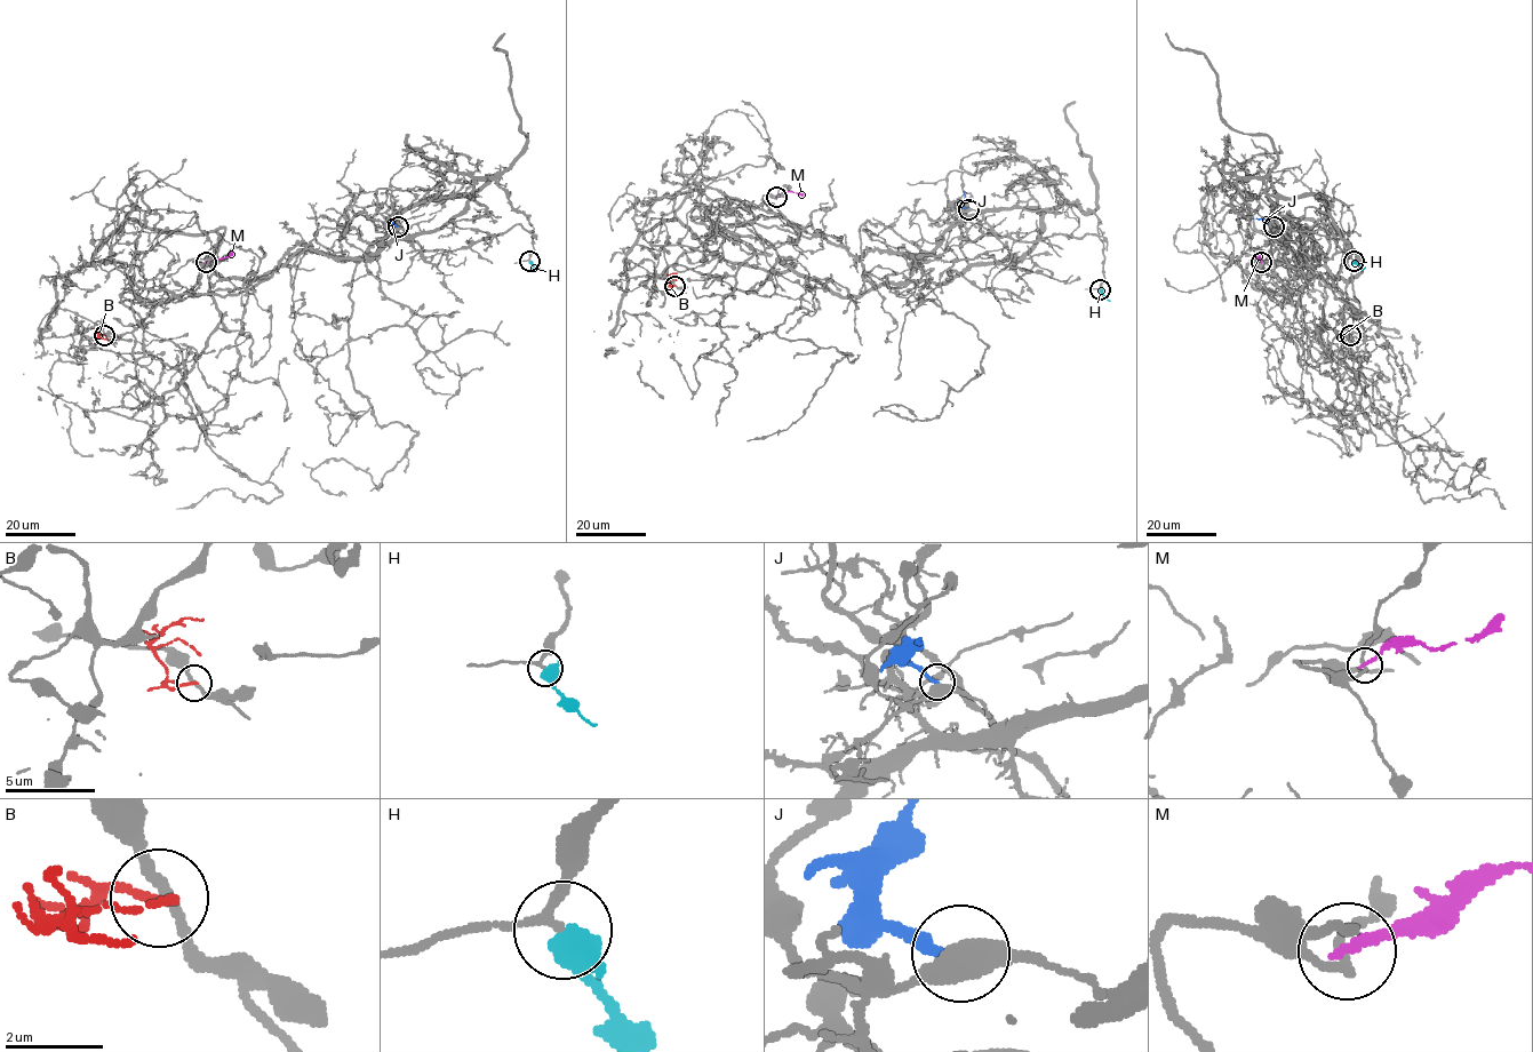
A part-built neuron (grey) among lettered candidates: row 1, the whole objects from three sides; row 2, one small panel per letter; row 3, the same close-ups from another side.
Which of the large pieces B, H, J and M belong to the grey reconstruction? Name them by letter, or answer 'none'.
H

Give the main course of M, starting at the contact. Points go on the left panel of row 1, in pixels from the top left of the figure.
M: (206, 262), (233, 253)

